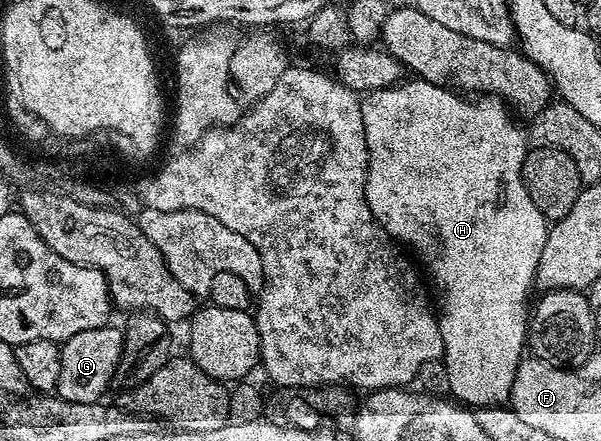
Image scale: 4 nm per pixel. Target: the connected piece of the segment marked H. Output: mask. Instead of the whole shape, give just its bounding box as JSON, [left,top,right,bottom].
[362,77,548,409]

